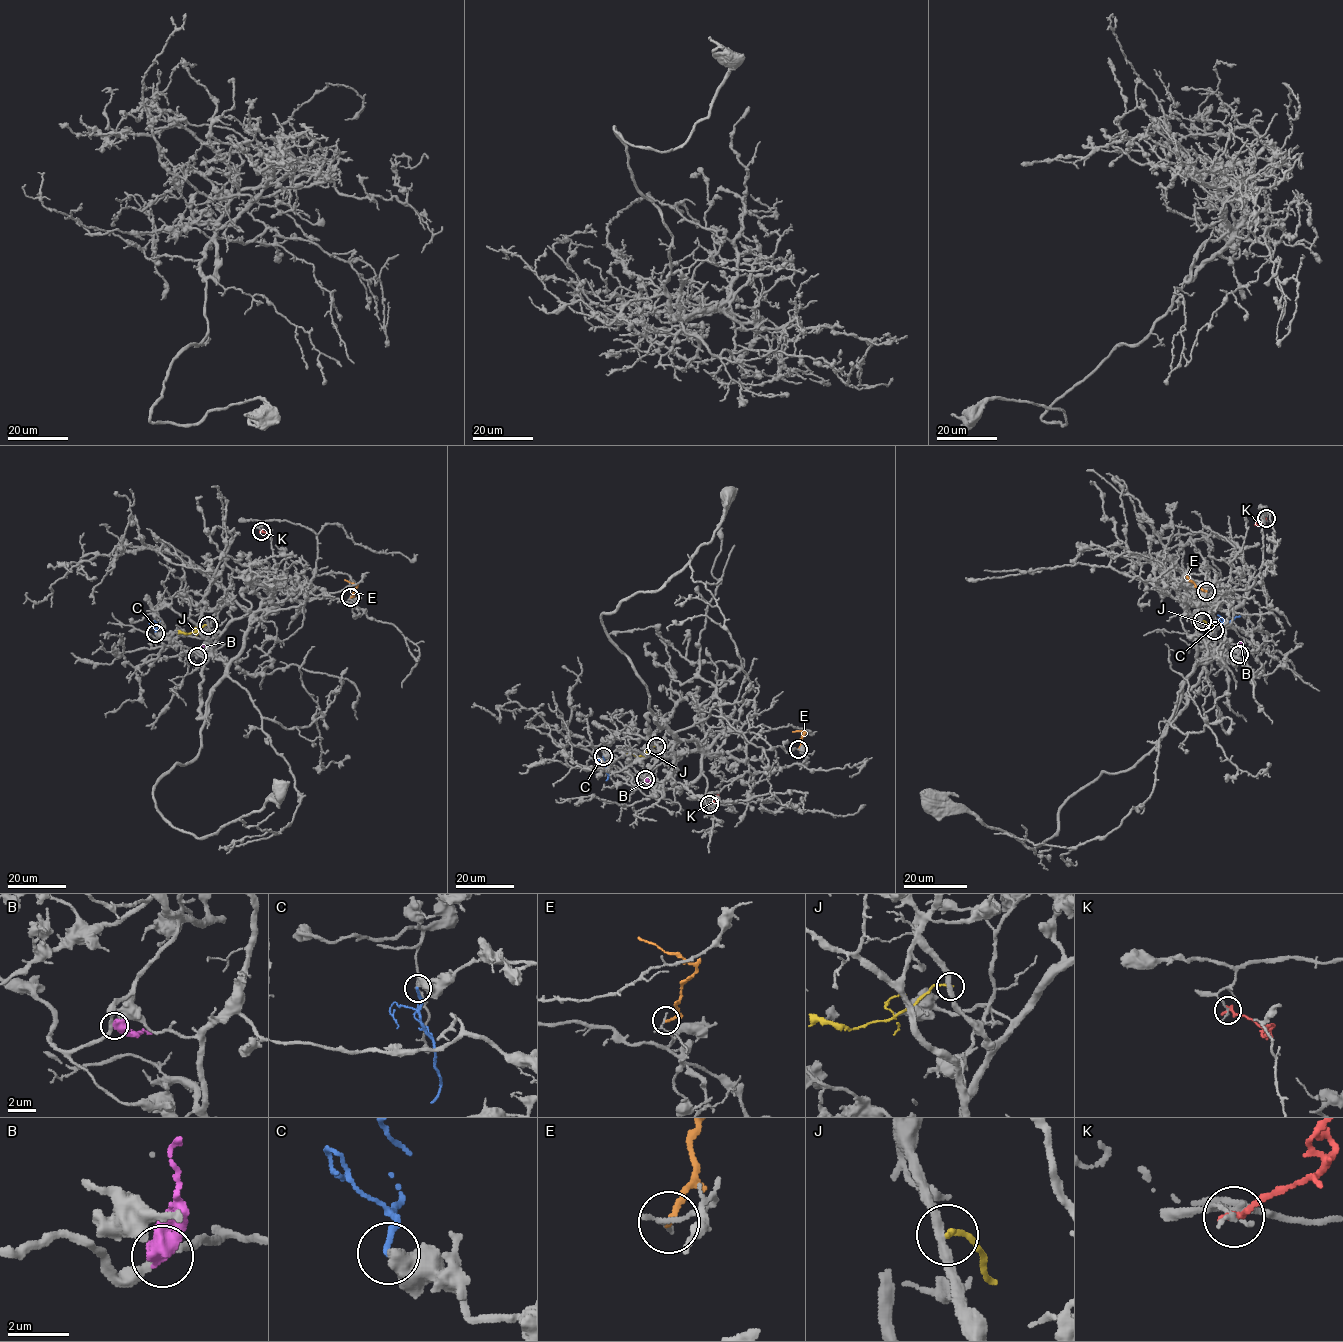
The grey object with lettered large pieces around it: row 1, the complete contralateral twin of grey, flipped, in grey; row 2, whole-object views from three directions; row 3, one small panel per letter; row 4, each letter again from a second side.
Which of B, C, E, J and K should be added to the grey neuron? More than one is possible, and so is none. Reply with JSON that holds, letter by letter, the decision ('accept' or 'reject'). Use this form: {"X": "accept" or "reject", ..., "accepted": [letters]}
{"B": "reject", "C": "accept", "E": "reject", "J": "reject", "K": "reject", "accepted": ["C"]}

